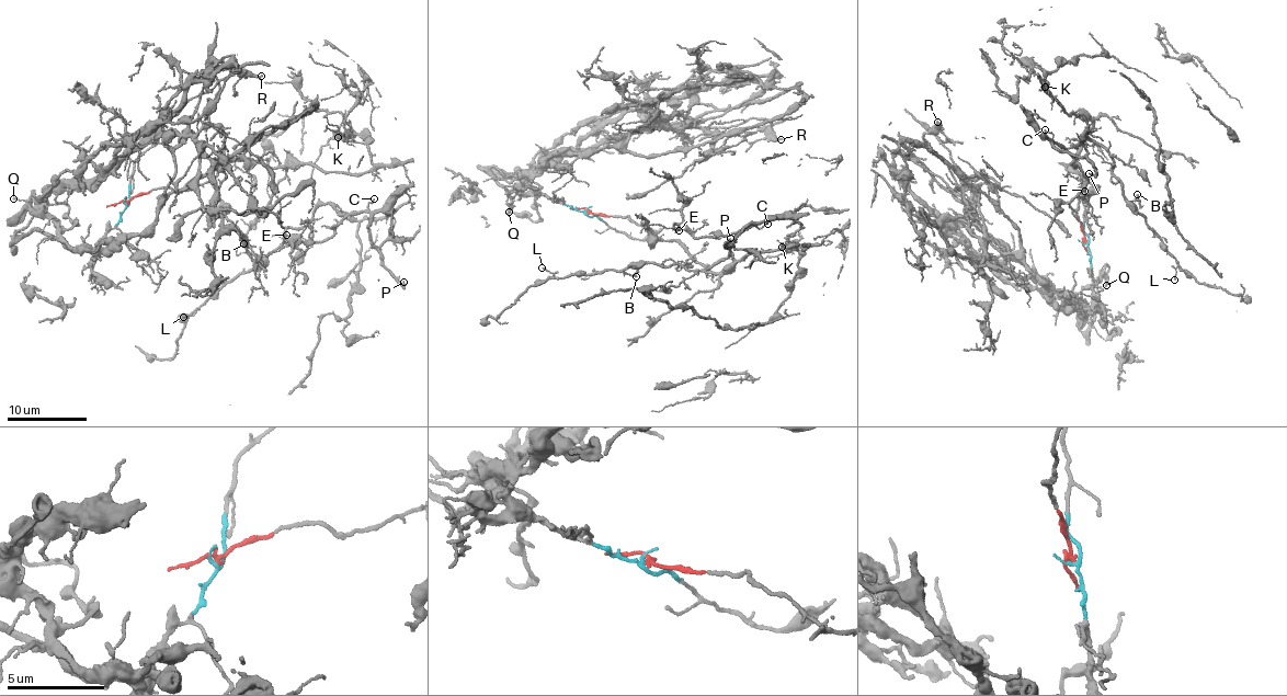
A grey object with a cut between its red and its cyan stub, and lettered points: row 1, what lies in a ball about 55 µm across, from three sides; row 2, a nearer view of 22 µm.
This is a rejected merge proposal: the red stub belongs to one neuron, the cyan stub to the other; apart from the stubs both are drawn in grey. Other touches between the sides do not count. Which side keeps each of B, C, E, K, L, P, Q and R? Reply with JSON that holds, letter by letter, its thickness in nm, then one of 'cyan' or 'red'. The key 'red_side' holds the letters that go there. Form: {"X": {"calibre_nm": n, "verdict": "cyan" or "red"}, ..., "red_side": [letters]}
{"B": {"calibre_nm": 140, "verdict": "red"}, "C": {"calibre_nm": 120, "verdict": "red"}, "E": {"calibre_nm": 140, "verdict": "red"}, "K": {"calibre_nm": 90, "verdict": "red"}, "L": {"calibre_nm": 120, "verdict": "red"}, "P": {"calibre_nm": 220, "verdict": "red"}, "Q": {"calibre_nm": 130, "verdict": "cyan"}, "R": {"calibre_nm": 200, "verdict": "cyan"}, "red_side": ["B", "C", "E", "K", "L", "P"]}

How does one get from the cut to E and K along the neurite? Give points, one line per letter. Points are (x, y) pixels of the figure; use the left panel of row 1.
E: (126, 202), (167, 186), (181, 191), (212, 182), (226, 218), (254, 254), (296, 243), (284, 239), (286, 235)
K: (126, 202), (162, 186), (191, 190), (235, 160), (369, 171), (371, 148), (337, 137)

